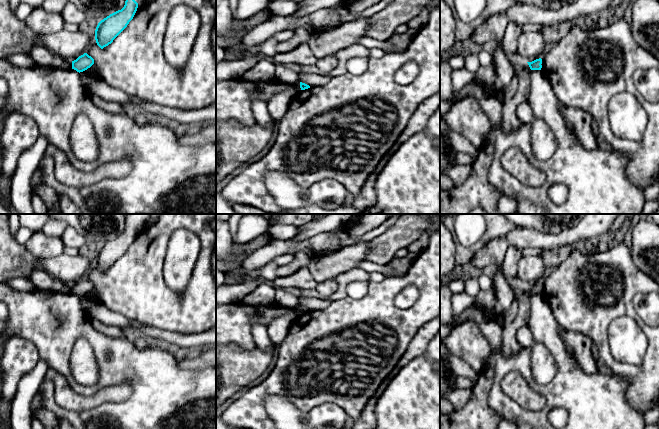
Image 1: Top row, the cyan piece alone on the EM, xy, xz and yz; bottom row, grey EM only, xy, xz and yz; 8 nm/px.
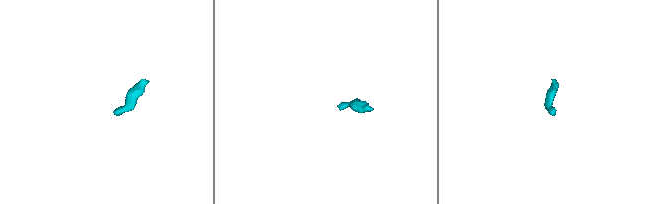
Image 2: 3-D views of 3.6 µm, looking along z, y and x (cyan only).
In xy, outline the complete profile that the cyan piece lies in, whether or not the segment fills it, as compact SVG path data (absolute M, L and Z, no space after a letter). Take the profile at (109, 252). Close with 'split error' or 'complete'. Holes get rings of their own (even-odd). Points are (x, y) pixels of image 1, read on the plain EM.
M126 214L124 231L110 238L98 247L95 254L95 264L101 273L111 268L127 251L134 241L138 229L147 226L149 215L150 214Z; split error

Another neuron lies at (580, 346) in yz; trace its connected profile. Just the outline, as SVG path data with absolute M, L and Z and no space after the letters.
M561 330L561 336L575 362L588 374L597 372L591 339L581 333L565 330Z

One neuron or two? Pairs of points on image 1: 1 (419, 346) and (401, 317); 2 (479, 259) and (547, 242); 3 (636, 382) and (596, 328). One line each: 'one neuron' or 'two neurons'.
1: two neurons
2: one neuron
3: one neuron

